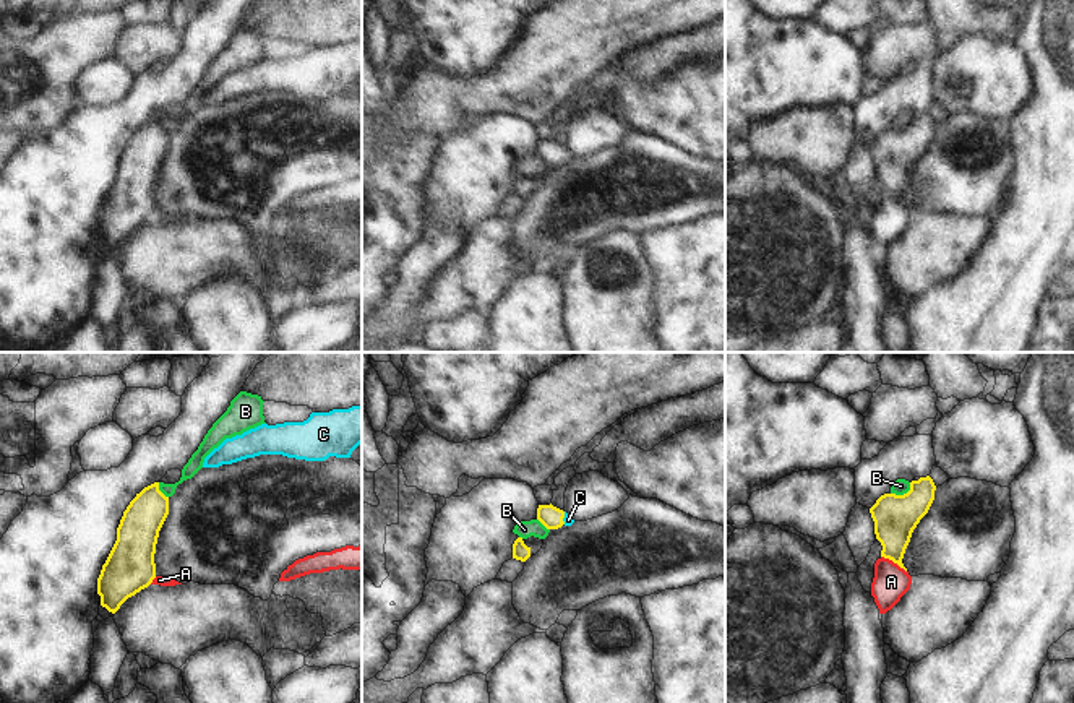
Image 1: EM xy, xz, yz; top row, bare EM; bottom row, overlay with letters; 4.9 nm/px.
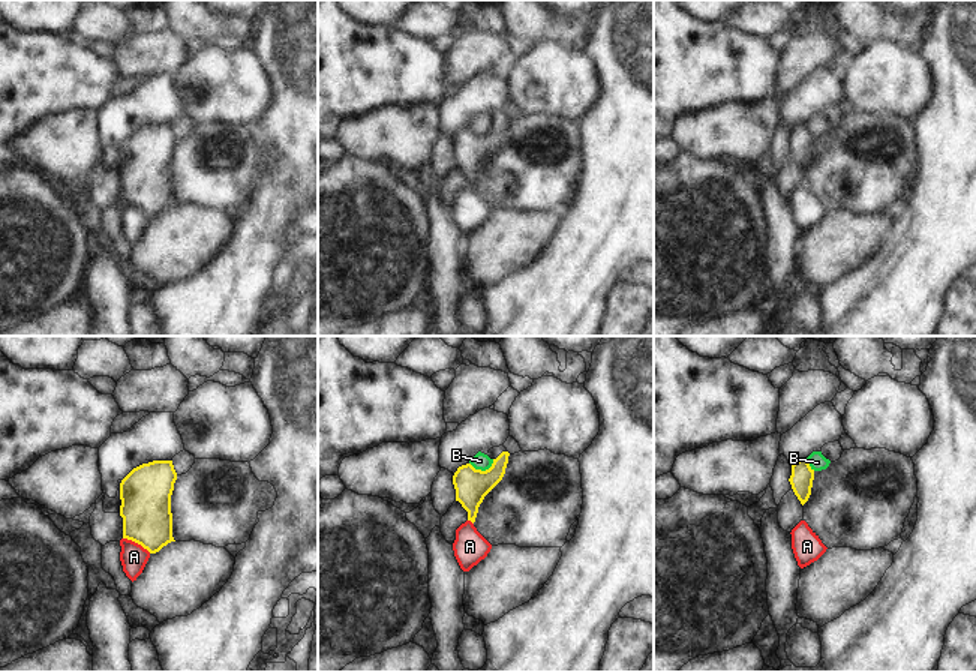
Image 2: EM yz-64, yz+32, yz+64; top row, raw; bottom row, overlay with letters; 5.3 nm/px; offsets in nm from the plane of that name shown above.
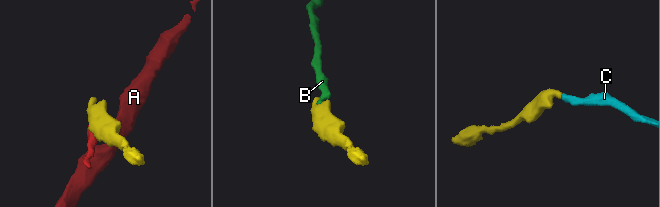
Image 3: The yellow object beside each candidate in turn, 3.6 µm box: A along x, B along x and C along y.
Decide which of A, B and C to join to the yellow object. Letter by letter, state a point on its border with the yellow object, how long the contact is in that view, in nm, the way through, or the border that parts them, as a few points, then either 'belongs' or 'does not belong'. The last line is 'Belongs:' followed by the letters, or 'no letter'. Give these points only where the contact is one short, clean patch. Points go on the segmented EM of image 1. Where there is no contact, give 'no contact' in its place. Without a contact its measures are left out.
A: meets yellow in yz at (894, 562); contact 150 nm long; border along yz (881, 556), (896, 562), (906, 572); does not belong
B: meets yellow in yz at (904, 494); contact 120 nm long; border along yz (910, 483), (906, 492), (891, 494); does not belong
C: meets yellow in xz at (563, 517); contact 60 nm long; runs through xz (550, 517), (563, 517), (568, 520); belongs
Belongs: C

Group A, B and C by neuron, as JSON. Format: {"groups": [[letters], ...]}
{"groups": [["A"], ["B"], ["C"]]}

